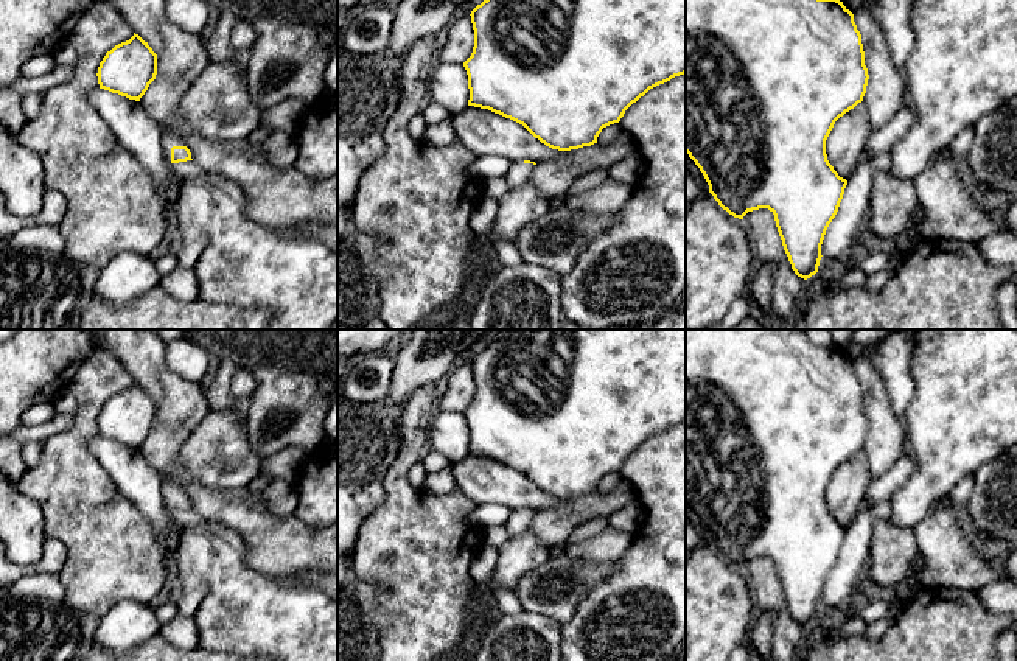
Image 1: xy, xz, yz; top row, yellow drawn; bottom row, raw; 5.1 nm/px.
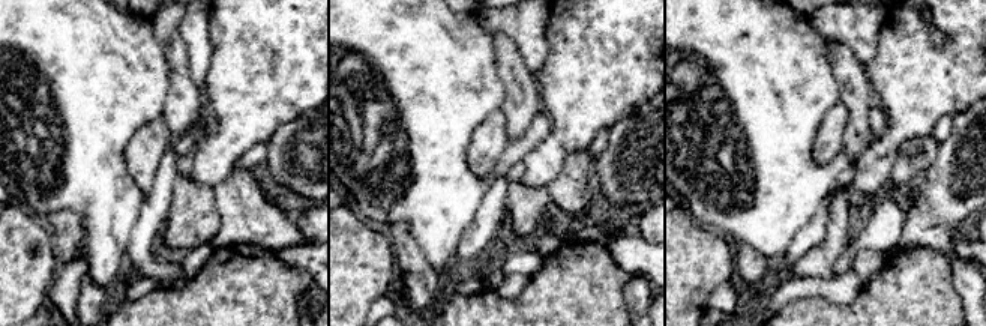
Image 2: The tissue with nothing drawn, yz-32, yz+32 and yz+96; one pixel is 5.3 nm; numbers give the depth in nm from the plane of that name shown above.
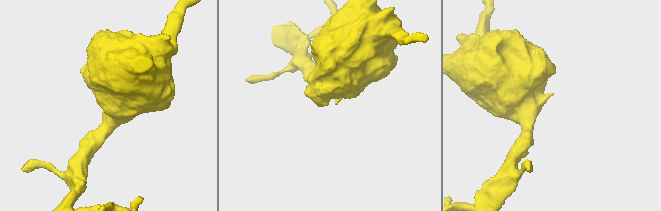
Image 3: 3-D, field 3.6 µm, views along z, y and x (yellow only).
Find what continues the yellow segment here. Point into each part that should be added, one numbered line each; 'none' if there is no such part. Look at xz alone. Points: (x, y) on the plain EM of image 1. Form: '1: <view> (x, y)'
1: xz (517, 524)

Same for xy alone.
1: xy (168, 490)

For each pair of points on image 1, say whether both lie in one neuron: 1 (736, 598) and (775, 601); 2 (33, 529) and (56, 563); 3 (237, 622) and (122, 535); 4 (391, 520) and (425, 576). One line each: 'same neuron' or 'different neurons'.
1: different neurons
2: different neurons
3: different neurons
4: same neuron

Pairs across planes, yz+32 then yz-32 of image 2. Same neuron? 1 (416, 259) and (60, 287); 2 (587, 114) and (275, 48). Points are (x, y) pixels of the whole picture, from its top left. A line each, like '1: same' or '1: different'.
1: different
2: same

